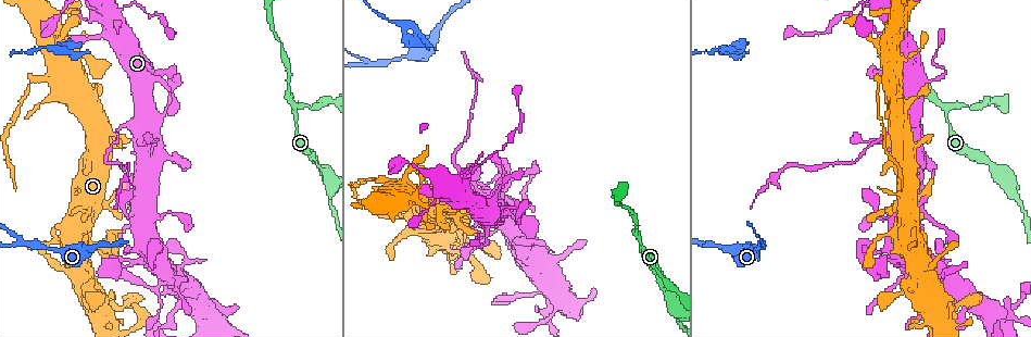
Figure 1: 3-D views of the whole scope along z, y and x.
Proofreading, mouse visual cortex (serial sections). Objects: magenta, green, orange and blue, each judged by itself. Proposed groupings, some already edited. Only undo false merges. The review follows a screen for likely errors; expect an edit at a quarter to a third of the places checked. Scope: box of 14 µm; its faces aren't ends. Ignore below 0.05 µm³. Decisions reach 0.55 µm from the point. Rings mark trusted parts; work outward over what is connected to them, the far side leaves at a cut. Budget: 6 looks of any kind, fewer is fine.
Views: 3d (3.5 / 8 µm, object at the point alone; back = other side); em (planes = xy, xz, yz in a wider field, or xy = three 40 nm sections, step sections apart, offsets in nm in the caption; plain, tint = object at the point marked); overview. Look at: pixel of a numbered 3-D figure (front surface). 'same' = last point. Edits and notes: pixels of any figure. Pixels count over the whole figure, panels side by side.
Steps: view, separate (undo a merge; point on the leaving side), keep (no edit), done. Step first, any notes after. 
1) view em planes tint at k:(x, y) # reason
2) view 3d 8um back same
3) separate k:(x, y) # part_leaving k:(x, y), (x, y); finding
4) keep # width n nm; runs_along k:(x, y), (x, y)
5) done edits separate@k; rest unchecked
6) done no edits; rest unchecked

view 3d 3.5um at 1:(643, 248) # abrupt turn

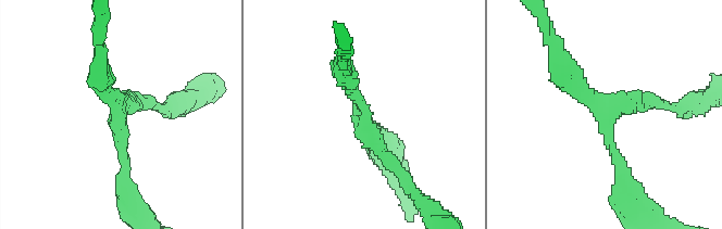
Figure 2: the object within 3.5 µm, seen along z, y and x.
keep # arms 3; runs_along 2:(624, 187), (605, 106), (562, 71); all the same cell

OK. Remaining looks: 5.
view 3d 3.5um at 1:(471, 173) # calibre changes

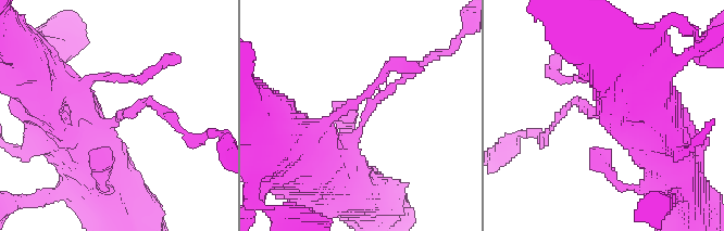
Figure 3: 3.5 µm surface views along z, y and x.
view em planes tint at 3:(120, 119) # arm_widths 150, 600 nm; shape alone is not enough

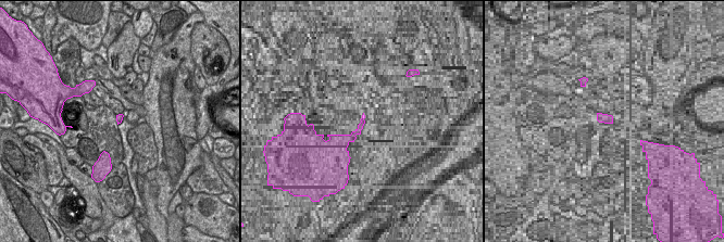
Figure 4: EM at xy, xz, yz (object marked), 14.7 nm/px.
separate 3:(579, 103) # width 100 nm; part_leaving 3:(119, 118), (148, 101), (185, 131); a second cell is stuck on

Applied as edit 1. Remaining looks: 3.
view overview

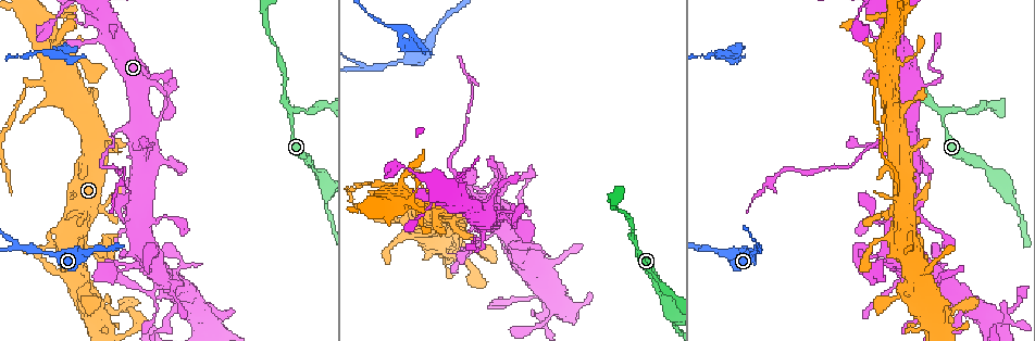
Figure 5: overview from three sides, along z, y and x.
view 3d 3.5um at 5:(923, 83)

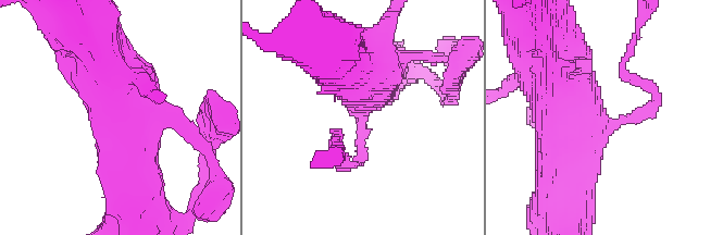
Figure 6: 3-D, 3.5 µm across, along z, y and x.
view em xy step 3 tint at 6:(361, 110)

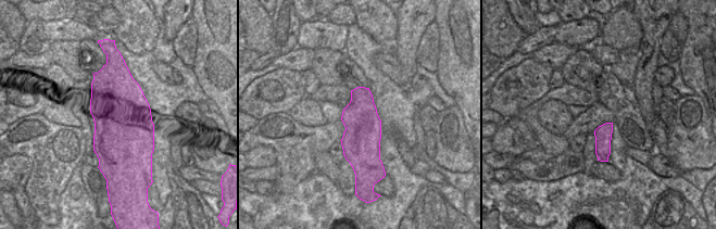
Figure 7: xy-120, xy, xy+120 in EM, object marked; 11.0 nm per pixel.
keep # runs_along 6:(361, 67), (361, 157), (345, 165); continuous, no second cell

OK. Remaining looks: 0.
done edits separate@3; rest unchecked

